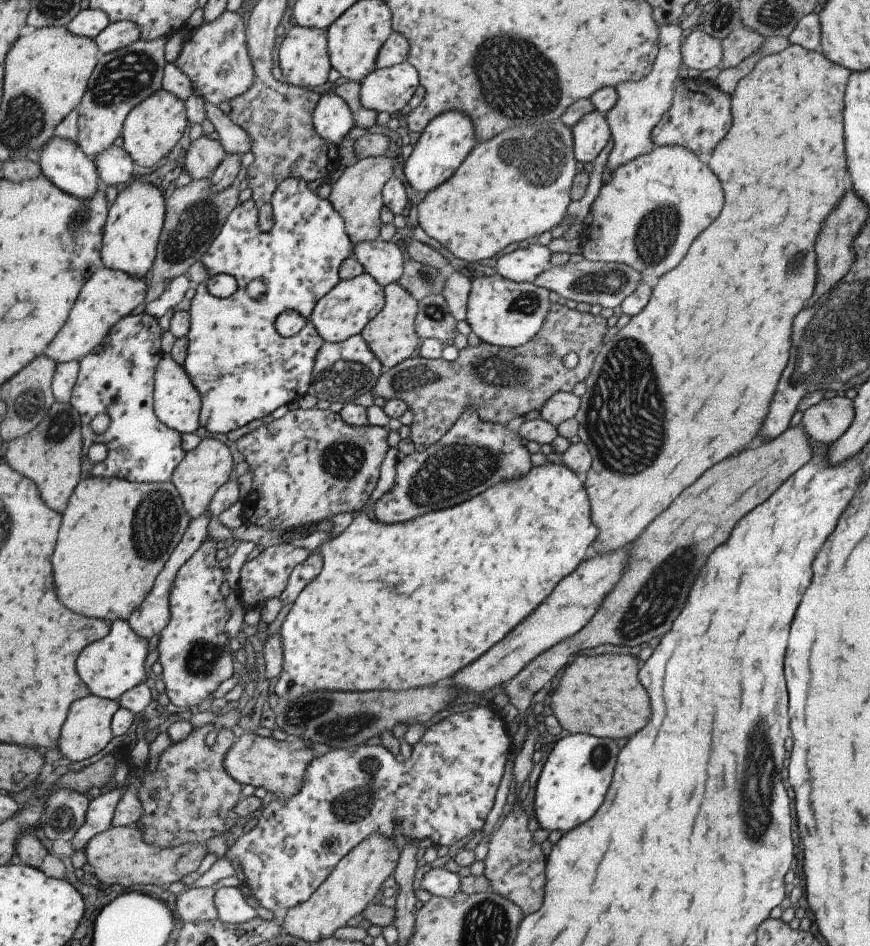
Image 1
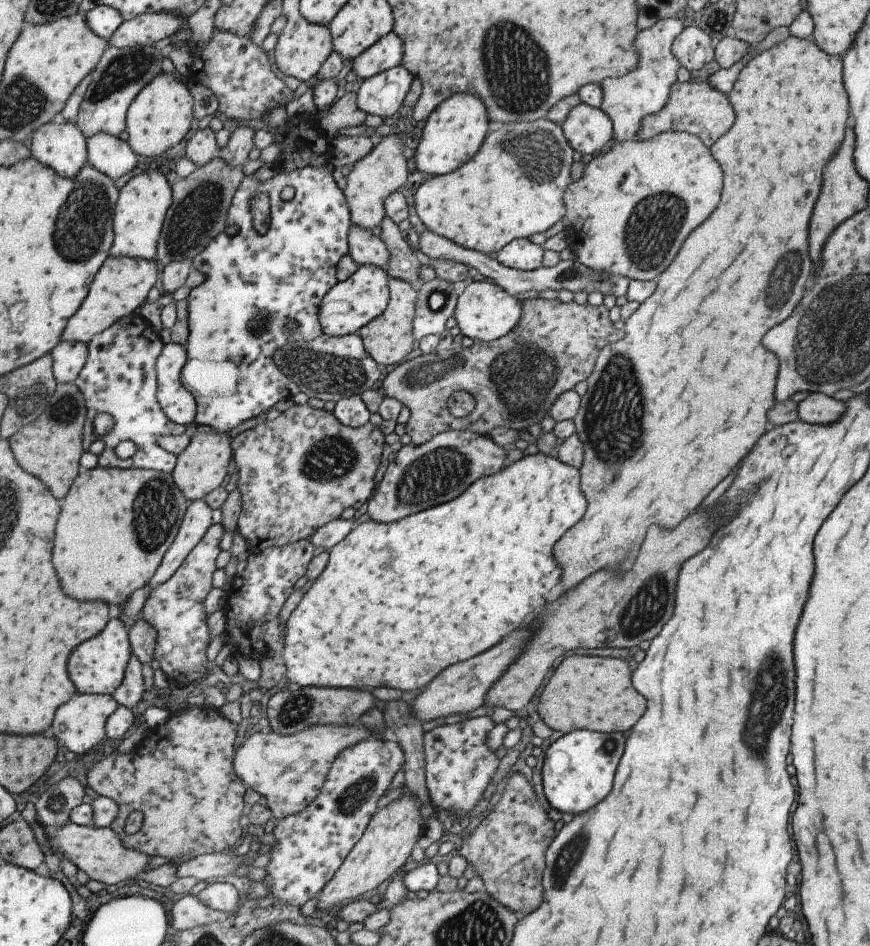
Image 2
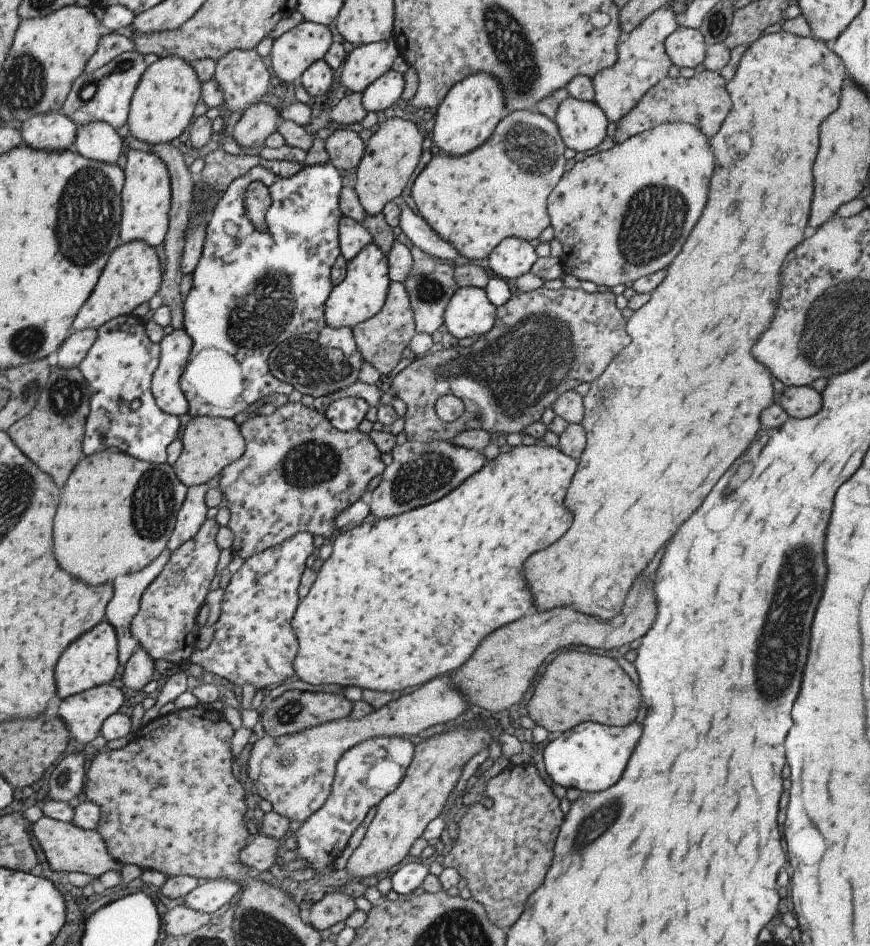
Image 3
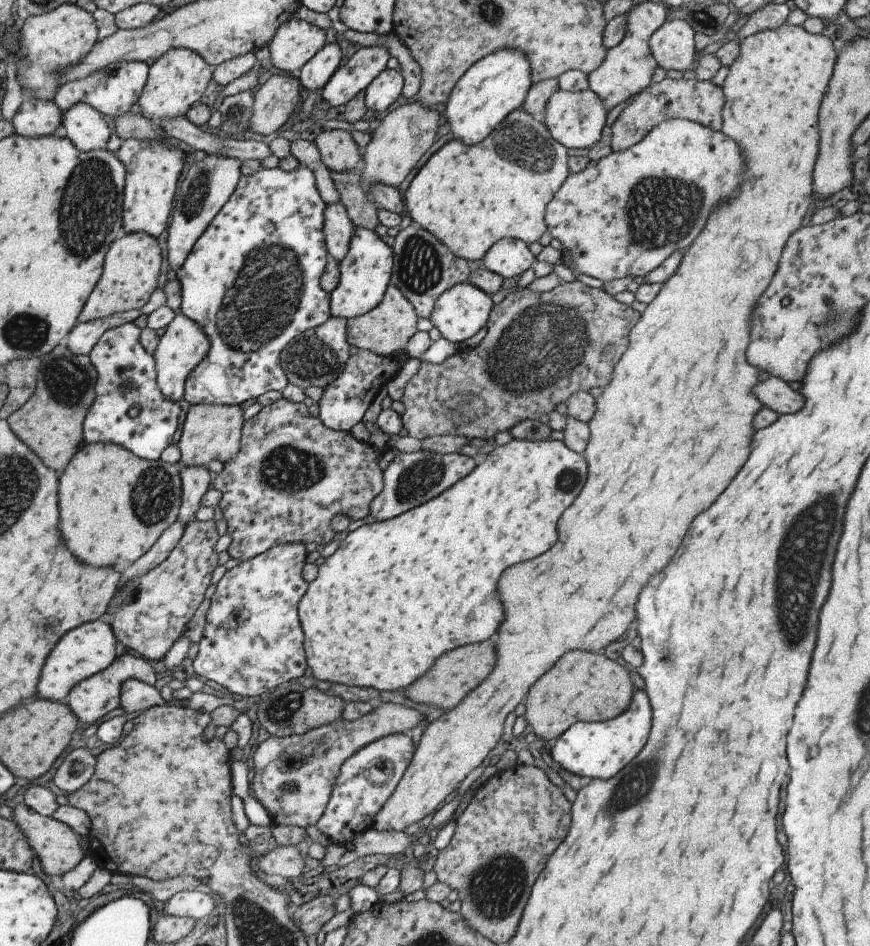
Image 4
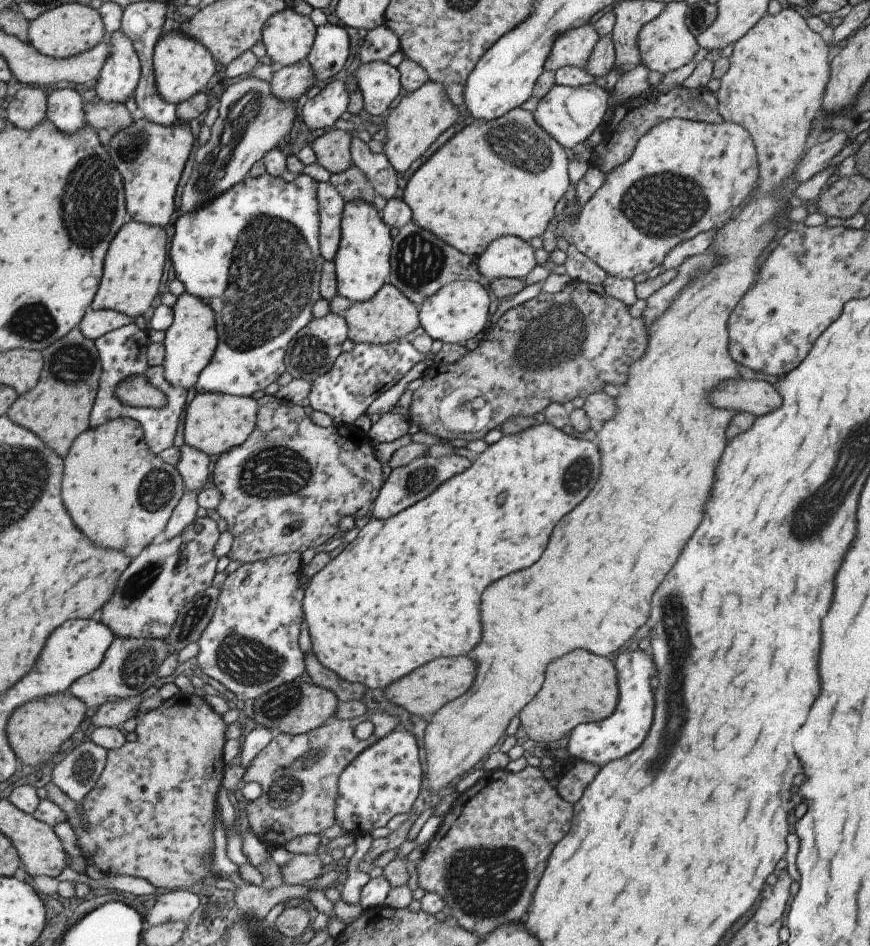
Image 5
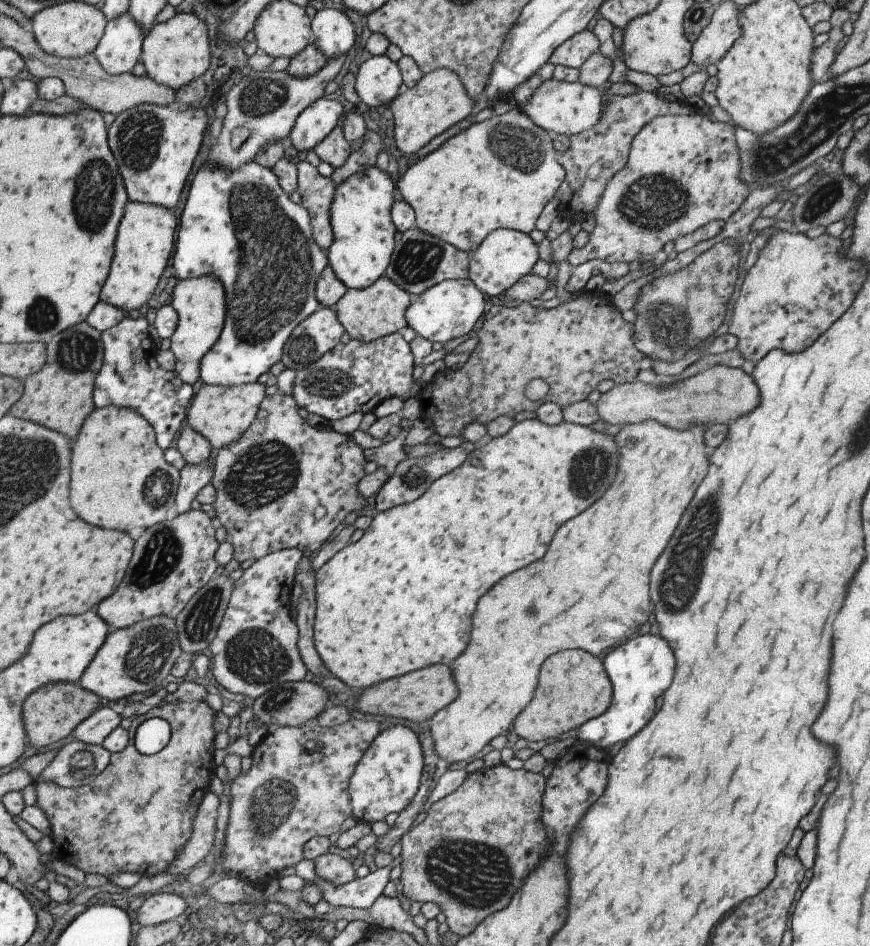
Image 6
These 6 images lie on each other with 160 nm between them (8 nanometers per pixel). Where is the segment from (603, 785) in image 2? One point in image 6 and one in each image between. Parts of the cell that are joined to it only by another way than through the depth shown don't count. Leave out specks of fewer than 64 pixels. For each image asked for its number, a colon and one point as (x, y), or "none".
3: (589, 757)
4: (600, 749)
5: (599, 742)
6: (640, 670)

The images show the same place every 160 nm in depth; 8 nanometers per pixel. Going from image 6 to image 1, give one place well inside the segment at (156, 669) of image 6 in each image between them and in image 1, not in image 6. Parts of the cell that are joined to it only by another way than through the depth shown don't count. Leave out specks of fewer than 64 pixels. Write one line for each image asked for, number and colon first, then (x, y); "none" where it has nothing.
1: (86, 730)
2: (78, 725)
3: (83, 713)
4: (93, 697)
5: (129, 666)

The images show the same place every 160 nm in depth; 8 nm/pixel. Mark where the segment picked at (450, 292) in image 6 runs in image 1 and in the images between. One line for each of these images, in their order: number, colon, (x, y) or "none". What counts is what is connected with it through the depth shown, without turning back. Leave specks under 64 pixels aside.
1: (499, 312)
2: (483, 312)
3: (468, 313)
4: (458, 312)
5: (458, 310)

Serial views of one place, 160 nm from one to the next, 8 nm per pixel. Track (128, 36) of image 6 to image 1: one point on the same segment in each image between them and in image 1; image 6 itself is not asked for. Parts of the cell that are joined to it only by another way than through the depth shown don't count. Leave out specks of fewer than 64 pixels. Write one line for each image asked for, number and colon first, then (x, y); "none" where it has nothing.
1: (120, 79)
2: (120, 73)
3: (104, 95)
4: (112, 90)
5: (118, 76)

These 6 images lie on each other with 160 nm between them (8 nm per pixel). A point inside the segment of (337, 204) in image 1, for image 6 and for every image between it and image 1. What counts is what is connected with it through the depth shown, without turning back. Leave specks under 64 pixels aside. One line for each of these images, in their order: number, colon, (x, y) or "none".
2: (382, 170)
3: (389, 157)
4: (402, 136)
5: (411, 127)
6: (438, 100)

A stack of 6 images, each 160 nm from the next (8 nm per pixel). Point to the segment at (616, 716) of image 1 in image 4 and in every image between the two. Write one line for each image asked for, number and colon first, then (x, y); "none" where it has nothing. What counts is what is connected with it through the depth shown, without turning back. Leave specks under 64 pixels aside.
2: (575, 695)
3: (576, 686)
4: (580, 686)

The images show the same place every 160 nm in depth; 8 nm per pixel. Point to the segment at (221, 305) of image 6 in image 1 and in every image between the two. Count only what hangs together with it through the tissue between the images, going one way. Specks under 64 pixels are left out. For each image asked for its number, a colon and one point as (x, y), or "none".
1: (176, 402)
2: (177, 403)
3: (174, 349)
4: (183, 344)
5: (189, 342)

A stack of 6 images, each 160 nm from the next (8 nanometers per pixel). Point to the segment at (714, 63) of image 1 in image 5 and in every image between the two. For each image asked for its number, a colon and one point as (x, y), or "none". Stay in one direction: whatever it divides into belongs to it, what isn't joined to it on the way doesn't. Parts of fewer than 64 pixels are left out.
2: (692, 48)
3: (685, 46)
4: (672, 46)
5: (664, 43)

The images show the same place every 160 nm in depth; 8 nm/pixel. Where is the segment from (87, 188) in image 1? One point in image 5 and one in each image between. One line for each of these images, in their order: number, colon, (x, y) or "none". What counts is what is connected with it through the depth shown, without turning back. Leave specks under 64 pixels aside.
2: (61, 147)
3: (51, 131)
4: (33, 118)
5: (26, 109)

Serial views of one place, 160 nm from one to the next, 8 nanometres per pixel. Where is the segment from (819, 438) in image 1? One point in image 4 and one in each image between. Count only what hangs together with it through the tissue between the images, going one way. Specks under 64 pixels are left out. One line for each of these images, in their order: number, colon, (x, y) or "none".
2: (817, 408)
3: (799, 402)
4: (774, 393)

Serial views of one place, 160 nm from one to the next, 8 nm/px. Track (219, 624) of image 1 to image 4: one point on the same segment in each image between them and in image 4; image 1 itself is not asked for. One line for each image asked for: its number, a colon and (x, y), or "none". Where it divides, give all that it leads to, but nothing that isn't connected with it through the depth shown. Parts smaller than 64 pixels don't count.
2: (174, 608)
3: (164, 625)
4: (154, 607)

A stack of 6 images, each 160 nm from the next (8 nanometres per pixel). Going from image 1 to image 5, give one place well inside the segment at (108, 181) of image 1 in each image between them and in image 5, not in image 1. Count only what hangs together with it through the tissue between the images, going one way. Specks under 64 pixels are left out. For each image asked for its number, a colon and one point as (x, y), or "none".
2: (108, 154)
3: (98, 141)
4: (80, 123)
5: (63, 105)

